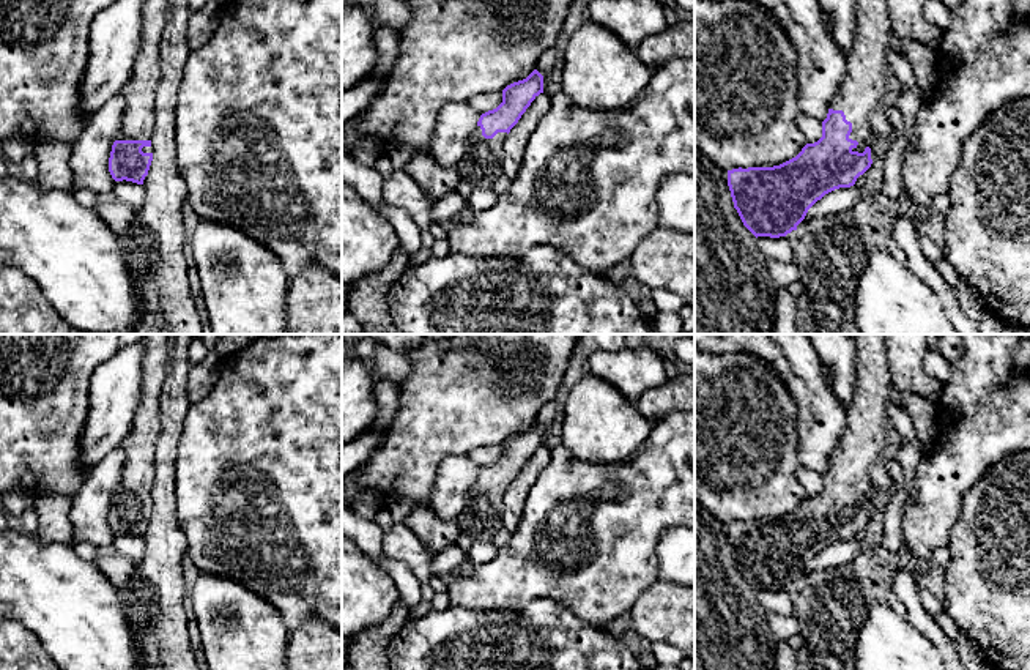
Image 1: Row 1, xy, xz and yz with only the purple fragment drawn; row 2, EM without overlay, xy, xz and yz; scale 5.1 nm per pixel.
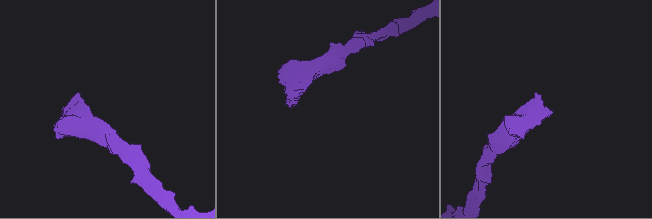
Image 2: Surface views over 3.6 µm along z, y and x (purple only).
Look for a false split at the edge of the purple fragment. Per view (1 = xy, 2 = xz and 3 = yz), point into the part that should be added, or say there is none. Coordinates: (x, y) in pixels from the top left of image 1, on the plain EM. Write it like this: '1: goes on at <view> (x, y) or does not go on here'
1: goes on at xy (139, 472)
2: goes on at xz (482, 516)
3: goes on at yz (870, 440)

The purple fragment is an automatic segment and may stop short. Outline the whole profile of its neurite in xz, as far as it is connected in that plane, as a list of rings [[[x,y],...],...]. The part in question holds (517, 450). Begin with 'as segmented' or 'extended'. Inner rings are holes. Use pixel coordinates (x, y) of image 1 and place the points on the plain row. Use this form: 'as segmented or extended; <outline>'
extended; [[[534,422],[502,443],[502,456],[480,468],[468,503],[455,519],[472,541],[488,542],[502,528],[504,495],[531,456],[543,446],[543,429]]]

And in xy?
extended; [[[142,334],[143,391],[132,429],[124,438],[126,462],[112,498],[109,525],[115,534],[143,538],[153,514],[156,443],[161,435],[159,396],[165,378],[169,334]]]

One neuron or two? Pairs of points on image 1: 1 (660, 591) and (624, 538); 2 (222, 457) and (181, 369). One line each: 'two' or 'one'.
1: two
2: two

